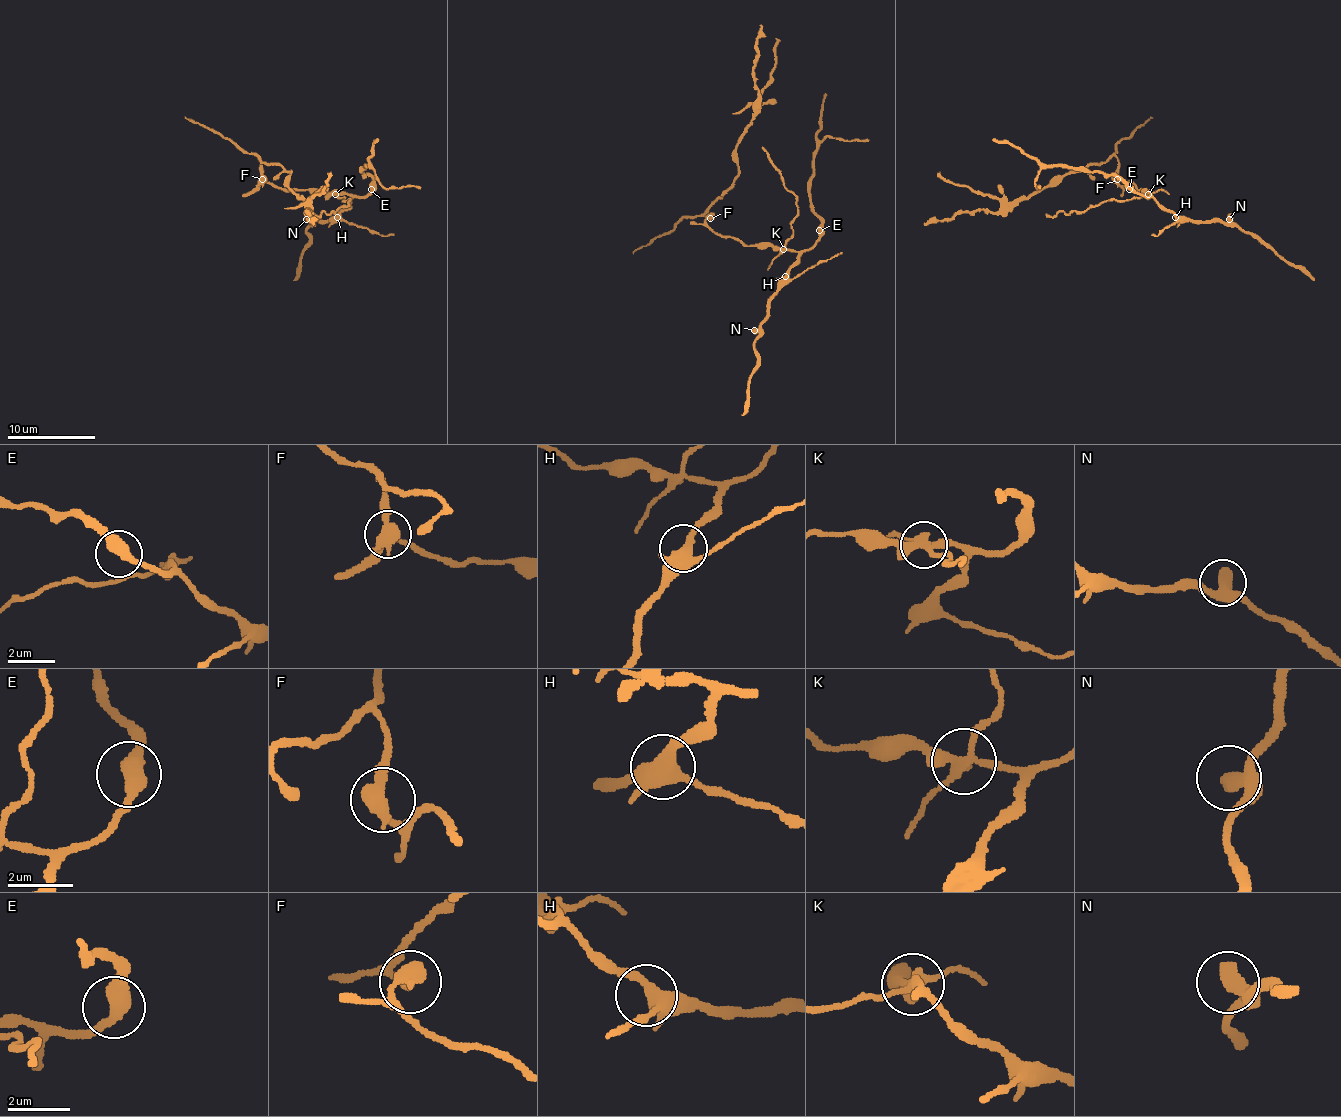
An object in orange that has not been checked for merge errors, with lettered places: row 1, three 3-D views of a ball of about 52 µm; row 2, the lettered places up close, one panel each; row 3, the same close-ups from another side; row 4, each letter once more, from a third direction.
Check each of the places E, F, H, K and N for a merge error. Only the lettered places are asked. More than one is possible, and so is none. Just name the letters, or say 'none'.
F, K

